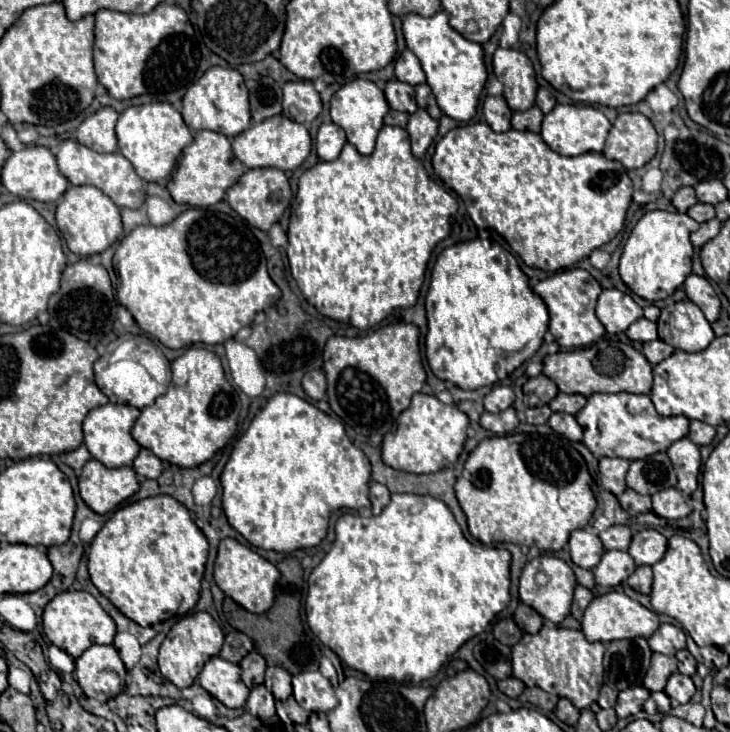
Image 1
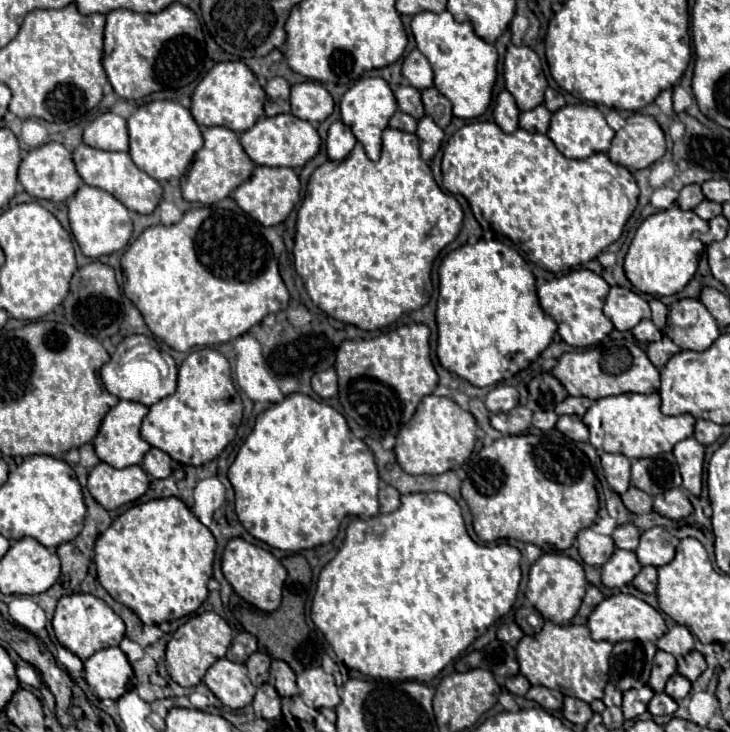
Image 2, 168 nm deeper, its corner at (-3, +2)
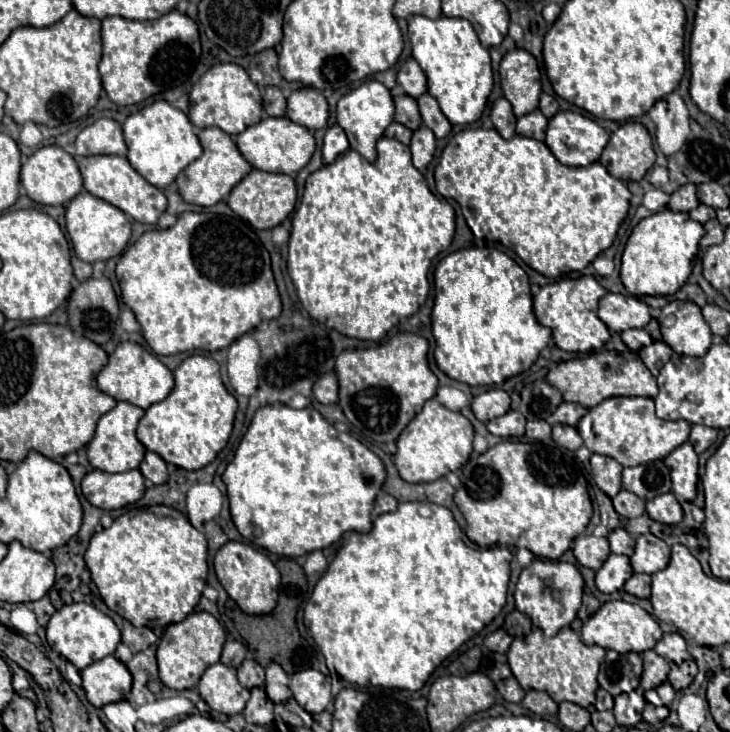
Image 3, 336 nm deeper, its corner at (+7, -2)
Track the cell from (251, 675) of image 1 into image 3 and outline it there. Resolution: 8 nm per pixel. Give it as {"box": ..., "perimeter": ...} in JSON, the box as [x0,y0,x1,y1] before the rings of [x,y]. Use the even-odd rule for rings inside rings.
{"box":[238,658,264,690],"perimeter":[[[248,658],[238,668],[238,680],[248,690],[252,690],[252,688],[264,688],[264,668],[256,660]]]}

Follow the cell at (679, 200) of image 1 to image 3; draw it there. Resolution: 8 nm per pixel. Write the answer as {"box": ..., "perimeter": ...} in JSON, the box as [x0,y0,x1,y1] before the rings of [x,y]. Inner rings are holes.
{"box":[668,184,698,212],"perimeter":[[[684,184],[680,186],[672,196],[670,196],[670,202],[668,202],[668,208],[672,212],[690,212],[698,206],[698,198],[696,198],[696,184]]]}

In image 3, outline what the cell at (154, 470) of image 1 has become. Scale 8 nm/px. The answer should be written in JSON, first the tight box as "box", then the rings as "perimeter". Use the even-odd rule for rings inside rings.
{"box":[140,452,168,484],"perimeter":[[[148,452],[140,464],[140,472],[152,482],[152,484],[164,484],[168,480],[168,470],[166,470],[166,462],[154,454]]]}

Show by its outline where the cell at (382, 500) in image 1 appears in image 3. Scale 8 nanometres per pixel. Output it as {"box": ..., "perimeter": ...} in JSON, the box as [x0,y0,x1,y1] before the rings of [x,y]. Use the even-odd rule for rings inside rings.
{"box":[376,492,398,514],"perimeter":[[[380,492],[376,498],[376,512],[384,514],[384,512],[394,512],[398,508],[398,500],[386,492]]]}

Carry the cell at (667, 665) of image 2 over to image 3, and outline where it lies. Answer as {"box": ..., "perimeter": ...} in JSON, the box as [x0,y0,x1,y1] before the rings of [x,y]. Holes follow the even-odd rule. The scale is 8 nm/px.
{"box":[640,650,670,690],"perimeter":[[[648,650],[648,652],[644,652],[644,672],[642,672],[640,686],[644,690],[660,686],[662,682],[666,682],[668,672],[670,672],[668,662],[662,656],[658,656],[654,650]]]}

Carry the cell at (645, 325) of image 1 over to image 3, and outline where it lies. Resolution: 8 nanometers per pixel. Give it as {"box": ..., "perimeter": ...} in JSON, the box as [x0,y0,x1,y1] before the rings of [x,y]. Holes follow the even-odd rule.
{"box":[620,328,652,352],"perimeter":[[[644,328],[624,330],[620,336],[622,336],[622,342],[624,342],[630,350],[634,350],[634,352],[638,352],[640,348],[652,344],[652,338],[650,338],[650,334],[648,334]]]}

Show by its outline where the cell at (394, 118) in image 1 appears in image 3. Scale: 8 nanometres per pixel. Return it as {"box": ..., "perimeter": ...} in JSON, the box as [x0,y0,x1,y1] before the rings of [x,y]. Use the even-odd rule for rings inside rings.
{"box":[386,122,412,144],"perimeter":[[[392,122],[388,128],[386,128],[386,138],[394,138],[402,144],[410,144],[410,138],[412,138],[412,130],[408,130],[406,126],[398,124],[398,122]]]}

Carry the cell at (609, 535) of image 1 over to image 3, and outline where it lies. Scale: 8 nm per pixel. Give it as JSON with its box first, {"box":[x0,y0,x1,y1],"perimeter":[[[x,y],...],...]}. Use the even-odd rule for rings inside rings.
{"box":[608,528,636,556],"perimeter":[[[624,528],[612,530],[608,540],[610,540],[610,548],[612,548],[614,554],[624,554],[624,556],[632,556],[634,554],[636,540]]]}

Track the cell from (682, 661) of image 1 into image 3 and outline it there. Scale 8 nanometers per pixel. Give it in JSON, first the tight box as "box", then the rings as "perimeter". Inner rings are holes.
{"box":[668,660,698,692],"perimeter":[[[686,660],[680,666],[672,664],[672,670],[668,674],[668,682],[674,686],[676,692],[680,692],[680,690],[684,690],[684,688],[688,688],[692,684],[696,672],[698,672],[698,668],[696,668],[694,660]]]}

